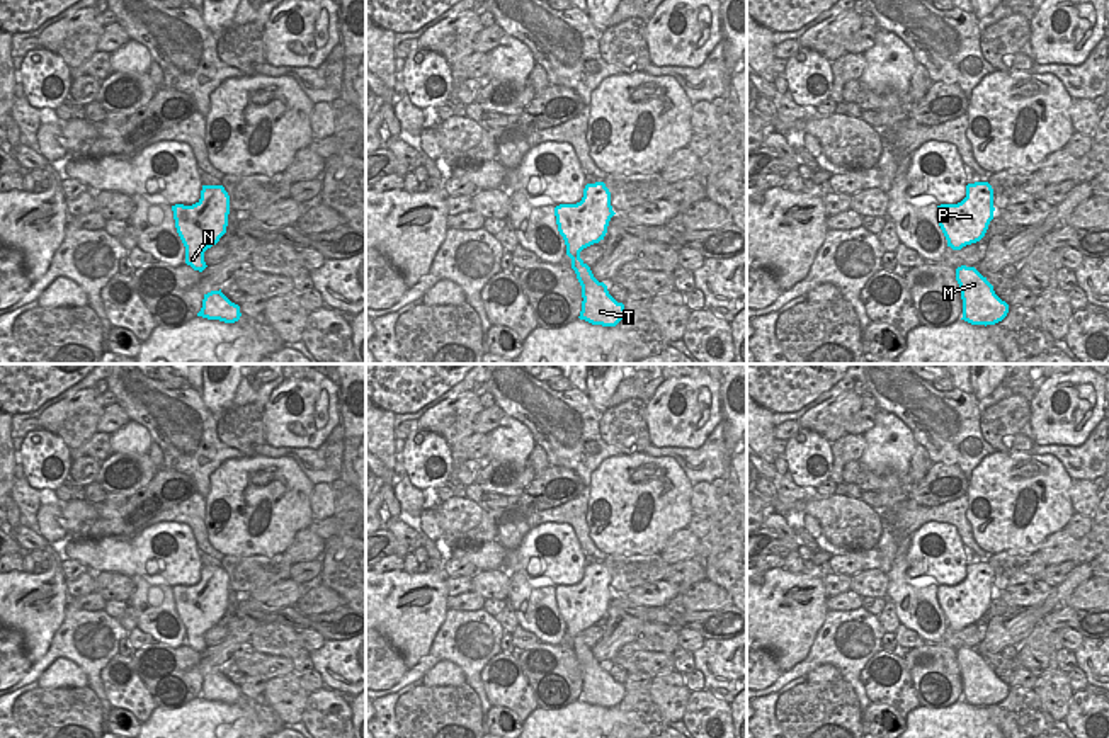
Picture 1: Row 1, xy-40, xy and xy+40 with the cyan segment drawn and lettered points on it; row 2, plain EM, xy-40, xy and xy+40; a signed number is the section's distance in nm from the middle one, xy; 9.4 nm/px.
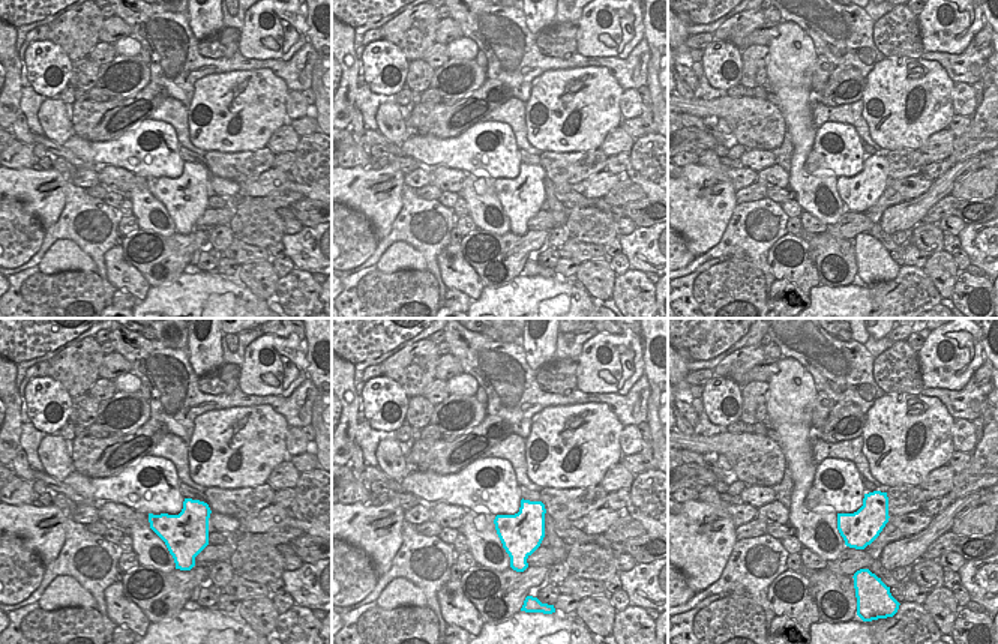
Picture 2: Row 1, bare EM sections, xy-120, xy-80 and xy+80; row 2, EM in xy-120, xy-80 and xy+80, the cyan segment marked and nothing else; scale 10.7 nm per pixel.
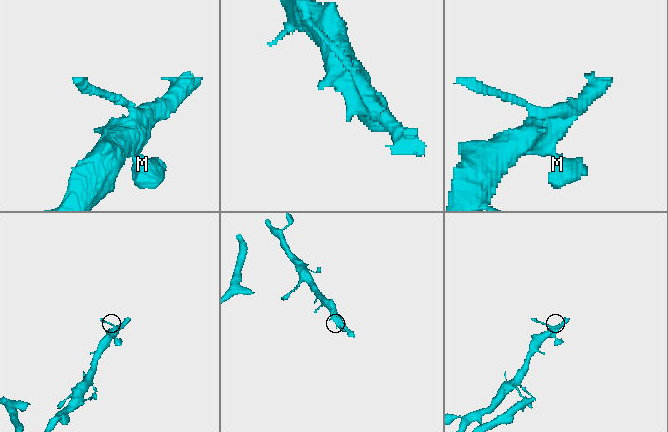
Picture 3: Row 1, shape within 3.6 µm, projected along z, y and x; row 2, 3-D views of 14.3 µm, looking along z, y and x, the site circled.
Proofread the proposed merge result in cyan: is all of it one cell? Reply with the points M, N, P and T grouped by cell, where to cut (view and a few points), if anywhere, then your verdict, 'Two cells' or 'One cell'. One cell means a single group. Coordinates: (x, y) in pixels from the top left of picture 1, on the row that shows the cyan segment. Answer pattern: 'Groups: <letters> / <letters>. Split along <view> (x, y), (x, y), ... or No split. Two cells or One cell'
Groups: M N P T. No split. One cell.

